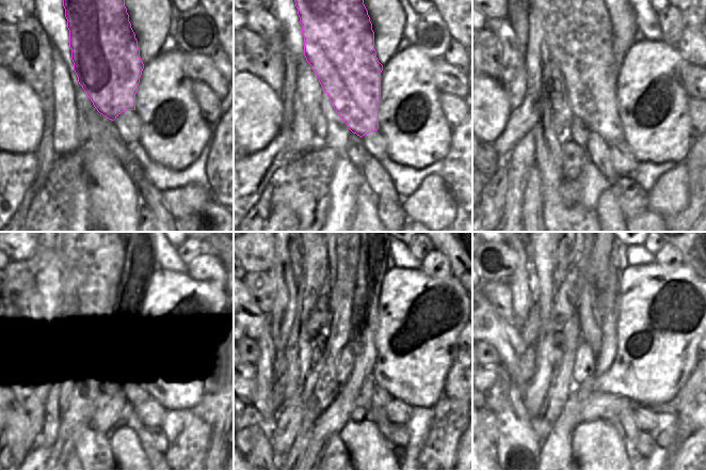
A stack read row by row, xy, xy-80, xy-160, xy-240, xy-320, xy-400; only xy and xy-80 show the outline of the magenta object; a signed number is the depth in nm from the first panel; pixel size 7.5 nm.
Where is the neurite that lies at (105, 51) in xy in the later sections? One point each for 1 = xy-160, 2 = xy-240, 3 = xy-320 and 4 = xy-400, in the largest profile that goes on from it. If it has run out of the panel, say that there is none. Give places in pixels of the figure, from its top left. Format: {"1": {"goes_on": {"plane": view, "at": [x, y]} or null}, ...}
{"1": {"goes_on": {"plane": "xy-160", "at": [578, 35]}}, "2": {"goes_on": {"plane": "xy-240", "at": [93, 253]}}, "3": {"goes_on": {"plane": "xy-320", "at": [381, 397]}}, "4": {"goes_on": {"plane": "xy-400", "at": [624, 422]}}}

